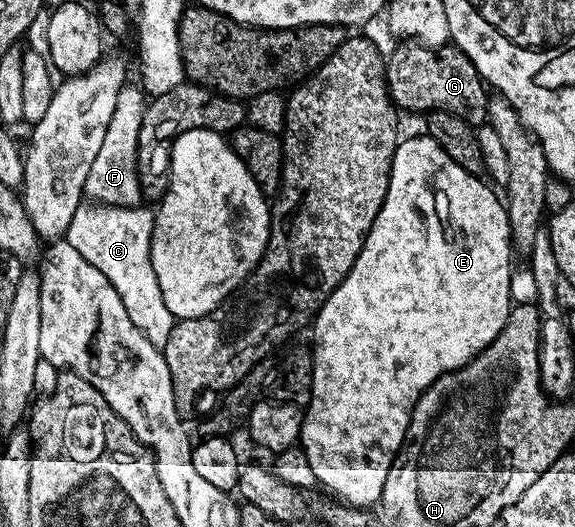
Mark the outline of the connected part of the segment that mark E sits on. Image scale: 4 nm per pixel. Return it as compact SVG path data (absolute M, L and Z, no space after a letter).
M420 133L412 139L404 138L395 148L395 155L391 159L387 196L365 237L365 245L353 269L349 269L341 285L337 285L335 292L324 301L323 307L313 320L315 347L313 346L311 368L311 402L305 407L301 446L309 457L309 465L313 465L316 480L320 484L324 483L329 490L336 491L339 494L336 496L348 505L366 508L367 503L378 504L382 500L385 477L407 435L411 414L425 389L429 389L429 385L445 373L465 366L479 352L484 351L495 340L497 333L501 333L509 317L513 306L510 295L510 279L513 272L511 226L504 200L500 196L498 199L494 193L496 194L480 176L465 173L465 169L461 169L461 165L457 165L457 161L453 161L453 157L449 157L449 153L445 153L445 149L441 149L441 145L437 145L437 141L433 141L430 135Z

